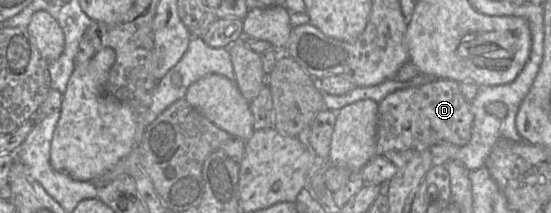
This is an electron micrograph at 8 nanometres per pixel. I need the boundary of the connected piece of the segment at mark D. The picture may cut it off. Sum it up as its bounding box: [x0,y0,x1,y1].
[377,79,474,154]

